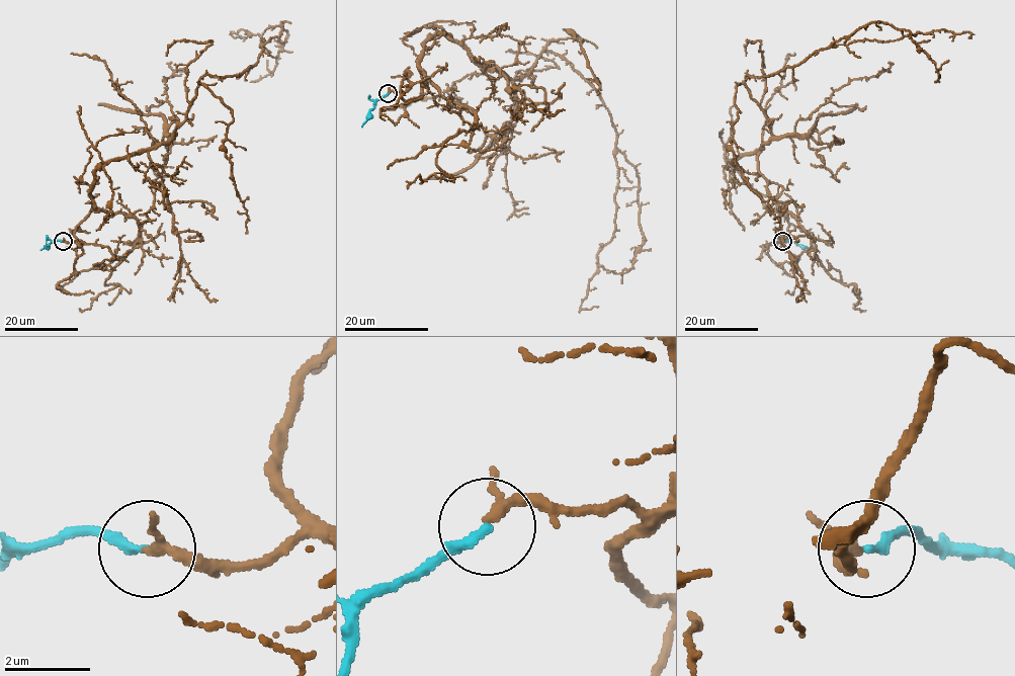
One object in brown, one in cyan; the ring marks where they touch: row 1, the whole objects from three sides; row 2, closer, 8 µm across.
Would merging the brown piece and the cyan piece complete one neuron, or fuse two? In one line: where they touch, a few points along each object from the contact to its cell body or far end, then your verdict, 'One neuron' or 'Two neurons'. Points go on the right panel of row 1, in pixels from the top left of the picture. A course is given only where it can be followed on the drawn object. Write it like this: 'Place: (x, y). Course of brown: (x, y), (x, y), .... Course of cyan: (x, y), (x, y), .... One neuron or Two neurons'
Place: (782, 241). Course of brown: (782, 242), (784, 206), (731, 163), (771, 136), (748, 75), (777, 74), (856, 40), (940, 29), (968, 37). Course of cyan: (782, 242), (794, 242), (812, 250). One neuron

